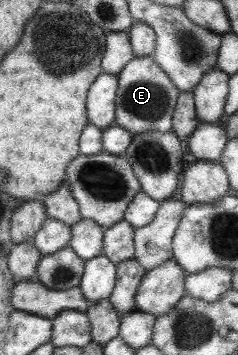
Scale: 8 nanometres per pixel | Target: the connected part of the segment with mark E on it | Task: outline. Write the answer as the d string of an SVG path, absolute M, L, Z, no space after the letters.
M152 56L134 57L120 75L120 89L116 91L117 125L133 134L148 131L172 131L172 118L180 97L180 88L171 80Z

